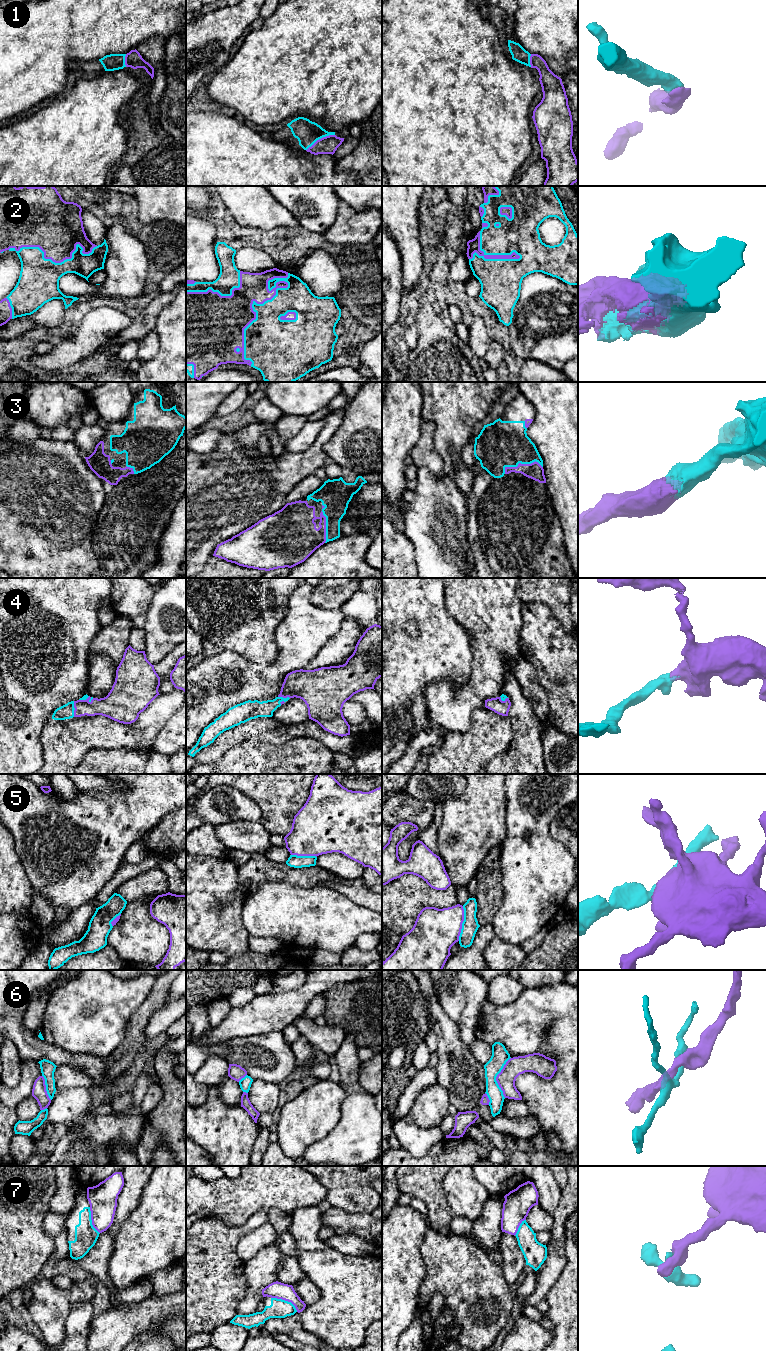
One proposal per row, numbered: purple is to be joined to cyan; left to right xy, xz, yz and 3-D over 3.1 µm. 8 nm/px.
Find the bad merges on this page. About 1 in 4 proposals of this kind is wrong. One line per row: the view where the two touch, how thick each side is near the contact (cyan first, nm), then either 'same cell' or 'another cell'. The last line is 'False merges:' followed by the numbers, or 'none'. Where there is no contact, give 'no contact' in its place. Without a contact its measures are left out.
1: contact in xz; calibres 190 and 140 nm; same cell
2: contact in xz; calibres 280 and 360 nm; same cell
3: contact in yz; calibres 380 and 140 nm; same cell
4: contact in xy; calibres 120 and 150 nm; same cell
5: contact in yz; calibres 130 and 360 nm; another cell
6: contact in yz; calibres 140 and 150 nm; another cell
7: contact in xz; calibres 150 and 130 nm; another cell
False merges: 5, 6, 7

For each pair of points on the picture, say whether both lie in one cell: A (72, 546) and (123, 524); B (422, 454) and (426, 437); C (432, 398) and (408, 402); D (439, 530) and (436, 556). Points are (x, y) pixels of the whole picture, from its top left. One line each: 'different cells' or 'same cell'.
A: different cells
B: same cell
C: different cells
D: same cell

